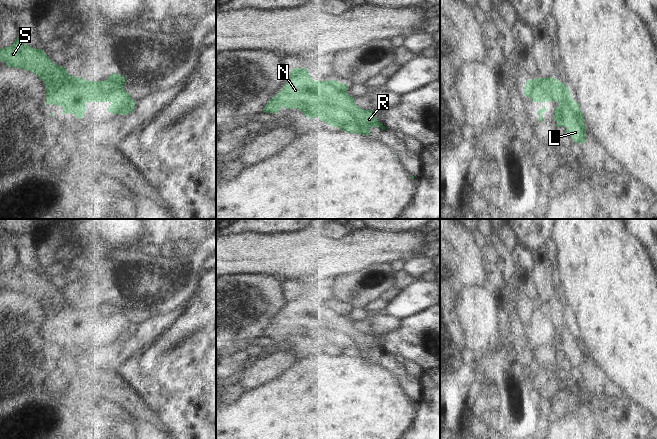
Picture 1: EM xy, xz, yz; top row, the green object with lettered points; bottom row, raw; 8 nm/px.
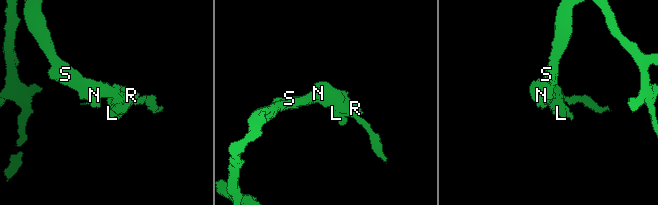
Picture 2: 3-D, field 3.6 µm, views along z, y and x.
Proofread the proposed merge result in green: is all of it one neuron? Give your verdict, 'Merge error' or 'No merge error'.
No merge error.

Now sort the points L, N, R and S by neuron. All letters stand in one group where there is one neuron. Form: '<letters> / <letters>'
L N R S

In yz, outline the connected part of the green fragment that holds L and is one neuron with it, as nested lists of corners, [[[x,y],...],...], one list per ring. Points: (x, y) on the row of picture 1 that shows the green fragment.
[[[552,77],[528,80],[524,85],[524,95],[533,102],[558,102],[553,116],[556,126],[565,126],[566,133],[574,142],[586,143],[584,115],[579,104],[572,99],[565,83]]]

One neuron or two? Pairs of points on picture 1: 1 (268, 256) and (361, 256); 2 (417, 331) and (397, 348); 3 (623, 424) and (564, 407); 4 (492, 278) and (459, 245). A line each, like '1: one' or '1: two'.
1: one
2: one
3: two
4: one

